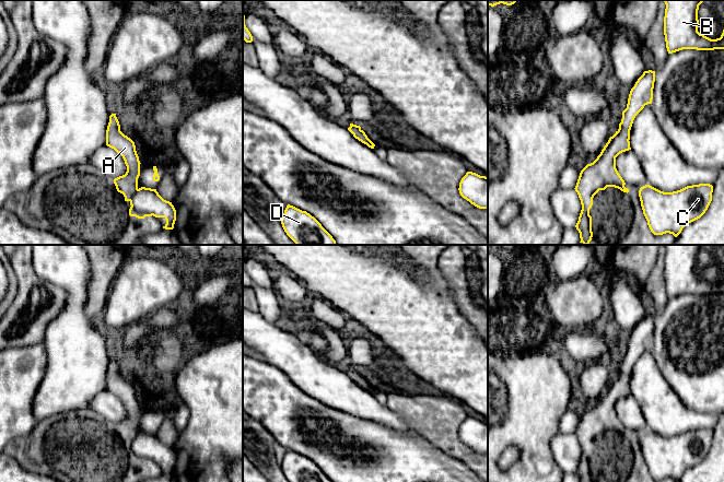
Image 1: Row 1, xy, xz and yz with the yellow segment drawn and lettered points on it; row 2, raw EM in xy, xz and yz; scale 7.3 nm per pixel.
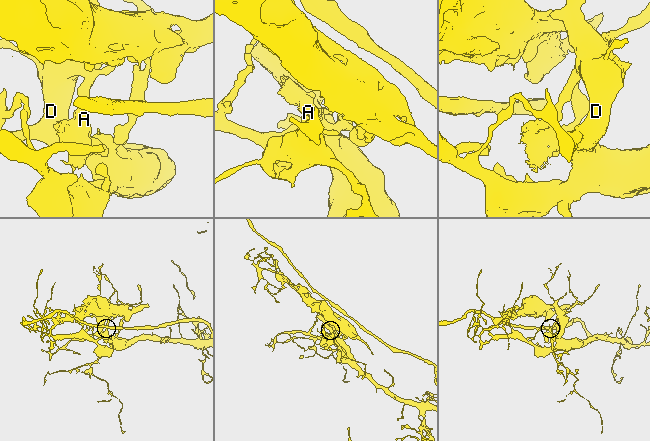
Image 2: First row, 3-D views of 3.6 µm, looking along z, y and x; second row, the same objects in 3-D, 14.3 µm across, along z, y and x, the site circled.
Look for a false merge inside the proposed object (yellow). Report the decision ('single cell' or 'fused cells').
fused cells

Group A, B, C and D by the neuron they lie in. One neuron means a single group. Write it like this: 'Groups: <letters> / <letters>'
Groups: A / B C D

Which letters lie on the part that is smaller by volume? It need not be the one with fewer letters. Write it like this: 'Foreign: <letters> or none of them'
Foreign: A

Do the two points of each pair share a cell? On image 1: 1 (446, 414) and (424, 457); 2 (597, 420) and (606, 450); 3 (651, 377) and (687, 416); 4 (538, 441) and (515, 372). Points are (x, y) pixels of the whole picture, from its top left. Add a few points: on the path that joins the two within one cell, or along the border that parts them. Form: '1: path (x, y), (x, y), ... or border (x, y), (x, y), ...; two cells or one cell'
1: border (416, 432), (453, 457); two cells
2: path (599, 427), (606, 436), (606, 443); one cell
3: path (655, 388), (676, 409); one cell
4: path (529, 423), (524, 410), (515, 399), (515, 389); one cell

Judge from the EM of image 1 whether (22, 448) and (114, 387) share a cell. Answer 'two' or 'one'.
one

